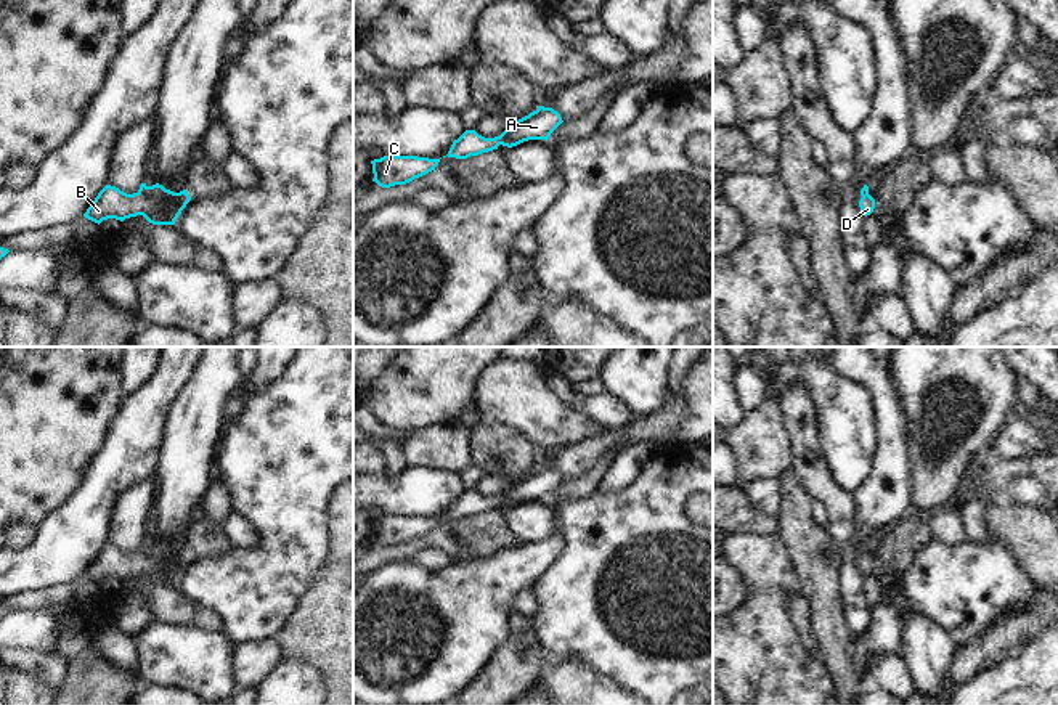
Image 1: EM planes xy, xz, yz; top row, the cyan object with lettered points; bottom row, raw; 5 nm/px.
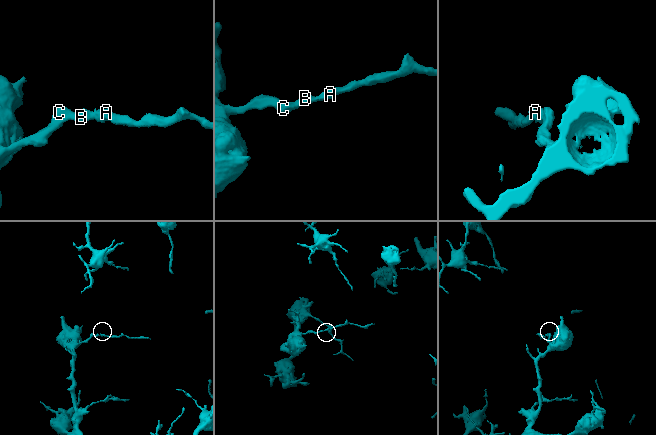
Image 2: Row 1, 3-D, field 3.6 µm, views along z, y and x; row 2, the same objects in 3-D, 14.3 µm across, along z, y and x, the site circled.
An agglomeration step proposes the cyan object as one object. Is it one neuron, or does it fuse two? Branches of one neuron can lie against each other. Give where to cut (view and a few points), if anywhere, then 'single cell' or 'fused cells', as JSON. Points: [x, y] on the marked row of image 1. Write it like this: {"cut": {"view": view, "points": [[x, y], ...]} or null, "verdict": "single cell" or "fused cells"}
{"cut": null, "verdict": "single cell"}

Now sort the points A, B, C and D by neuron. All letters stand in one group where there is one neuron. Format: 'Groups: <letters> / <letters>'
Groups: A B C D

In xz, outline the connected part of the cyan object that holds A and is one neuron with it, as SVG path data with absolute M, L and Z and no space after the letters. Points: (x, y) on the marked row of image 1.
M538 106L528 116L512 120L511 125L494 138L485 138L475 130L466 130L453 141L448 157L467 159L498 149L499 145L512 148L528 140L549 140L551 133L562 124L562 117L552 108Z

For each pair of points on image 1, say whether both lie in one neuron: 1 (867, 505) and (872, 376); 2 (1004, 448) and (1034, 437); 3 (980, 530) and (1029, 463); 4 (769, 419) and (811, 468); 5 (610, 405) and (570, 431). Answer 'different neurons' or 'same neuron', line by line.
1: same neuron
2: same neuron
3: same neuron
4: different neurons
5: different neurons

